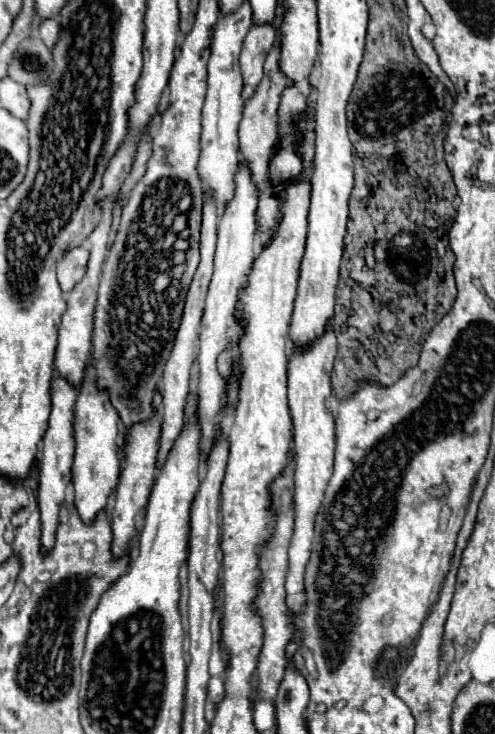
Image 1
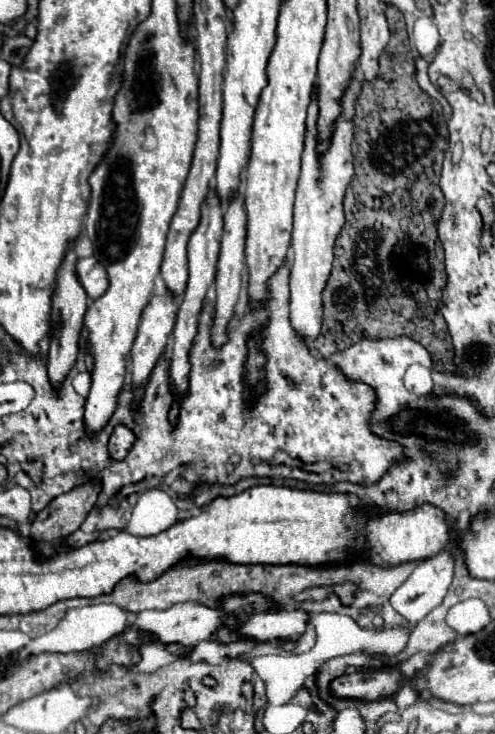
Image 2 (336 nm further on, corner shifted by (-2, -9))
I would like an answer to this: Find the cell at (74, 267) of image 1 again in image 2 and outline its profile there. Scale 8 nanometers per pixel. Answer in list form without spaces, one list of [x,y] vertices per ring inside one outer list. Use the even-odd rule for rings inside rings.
[[[93,256],[81,258],[77,262],[77,274],[79,274],[79,280],[81,280],[87,296],[93,300],[99,298],[105,292],[105,288],[109,286],[105,268]]]

